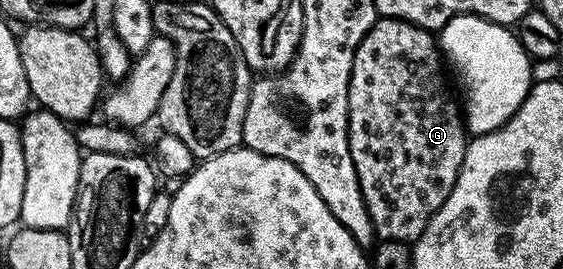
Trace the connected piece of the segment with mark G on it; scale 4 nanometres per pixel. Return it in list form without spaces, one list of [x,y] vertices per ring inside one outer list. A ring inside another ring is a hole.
[[[377,17],[354,52],[354,68],[350,72],[348,89],[350,160],[354,160],[354,172],[358,172],[358,184],[362,188],[376,238],[385,242],[416,243],[432,215],[446,204],[446,196],[450,196],[458,180],[470,138],[461,107],[448,91],[444,70],[446,74],[437,35],[397,18]]]

